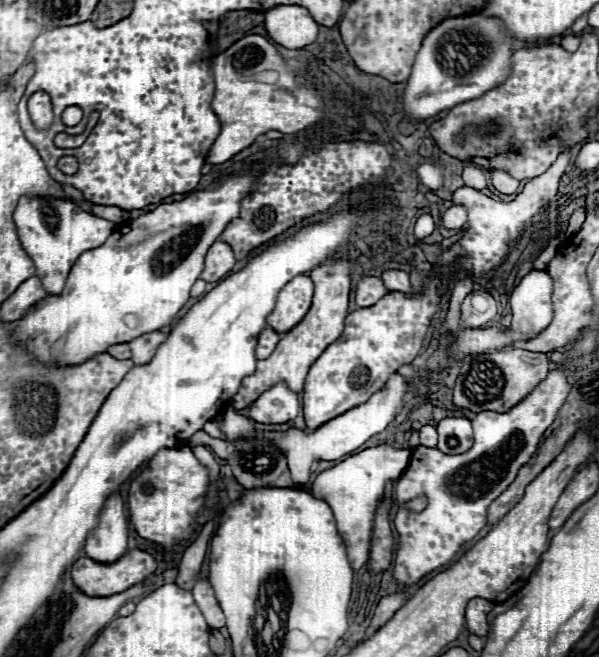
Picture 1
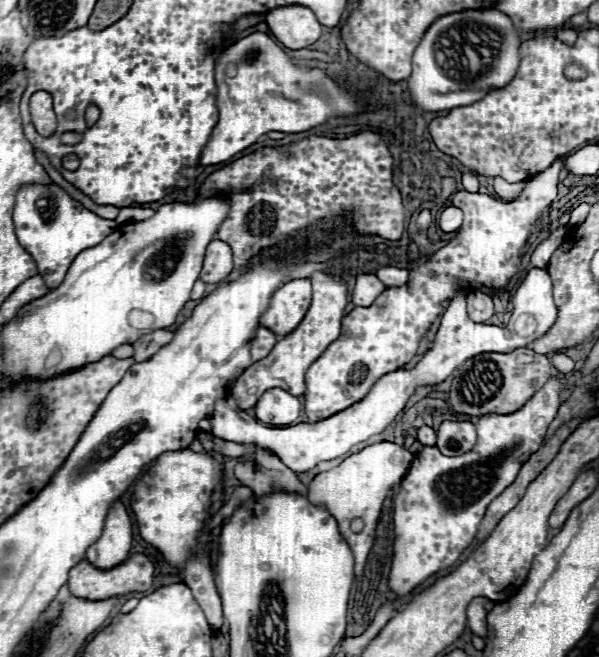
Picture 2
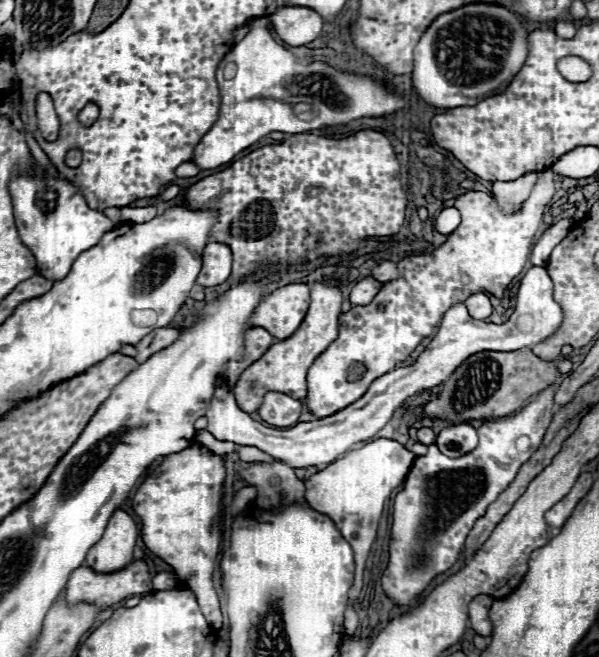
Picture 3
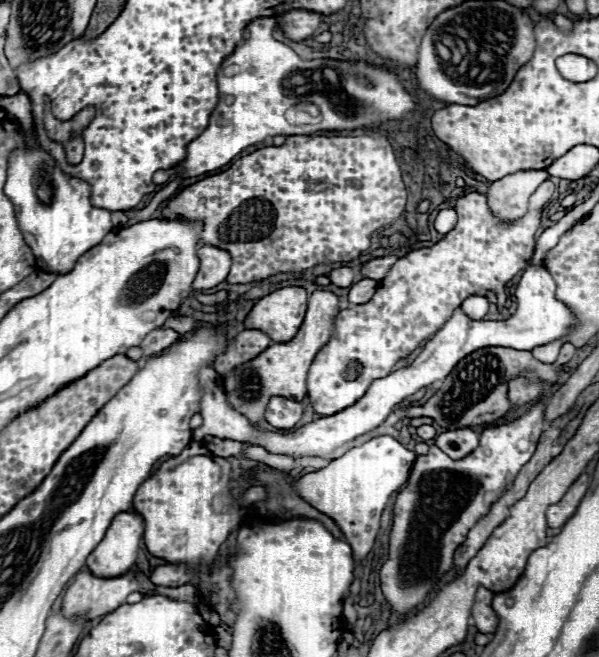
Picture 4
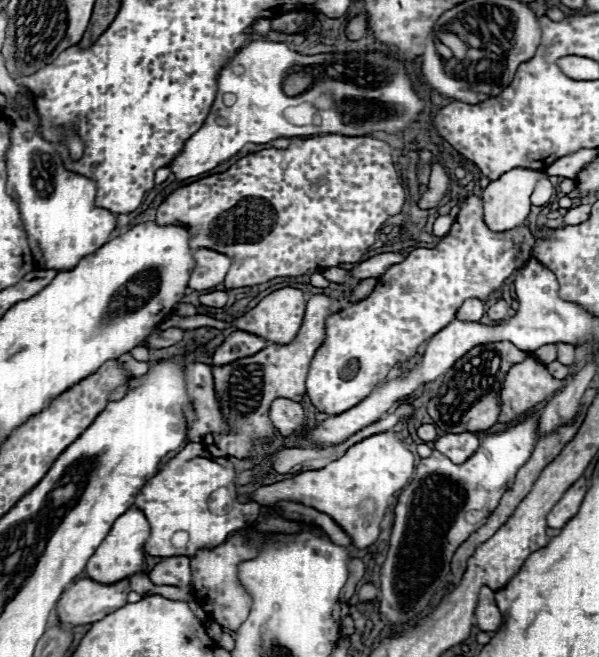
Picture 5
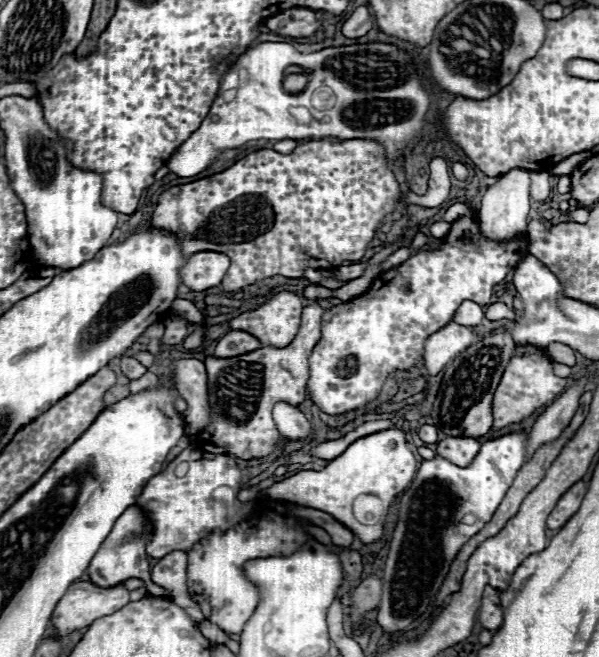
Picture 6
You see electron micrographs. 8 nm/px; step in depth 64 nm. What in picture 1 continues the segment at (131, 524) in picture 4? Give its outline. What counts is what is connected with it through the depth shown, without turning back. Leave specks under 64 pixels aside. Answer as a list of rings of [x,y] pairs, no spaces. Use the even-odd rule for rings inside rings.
[[[118,492],[110,494],[98,514],[98,526],[90,532],[84,544],[86,556],[92,560],[118,560],[128,548],[128,530],[124,502]]]

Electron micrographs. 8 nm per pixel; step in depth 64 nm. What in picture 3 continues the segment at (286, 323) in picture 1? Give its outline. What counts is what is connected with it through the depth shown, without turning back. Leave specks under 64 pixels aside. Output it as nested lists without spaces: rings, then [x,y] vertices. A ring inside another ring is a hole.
[[[286,284],[268,294],[252,316],[252,326],[266,328],[274,338],[284,340],[302,324],[310,304],[308,284]]]

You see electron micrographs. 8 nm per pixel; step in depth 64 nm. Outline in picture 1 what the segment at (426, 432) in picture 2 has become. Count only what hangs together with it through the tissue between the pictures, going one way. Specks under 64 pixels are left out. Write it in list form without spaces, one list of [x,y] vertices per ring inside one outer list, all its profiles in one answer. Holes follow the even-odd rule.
[[[424,426],[420,428],[420,444],[426,446],[426,448],[434,448],[438,442],[438,436],[436,436],[436,428],[434,426]]]

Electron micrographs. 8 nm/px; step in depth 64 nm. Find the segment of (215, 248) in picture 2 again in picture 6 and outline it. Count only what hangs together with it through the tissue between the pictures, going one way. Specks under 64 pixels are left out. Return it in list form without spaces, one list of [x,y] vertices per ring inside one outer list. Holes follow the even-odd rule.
[[[196,252],[182,268],[182,280],[190,290],[208,290],[222,282],[228,266],[228,256],[220,252]]]

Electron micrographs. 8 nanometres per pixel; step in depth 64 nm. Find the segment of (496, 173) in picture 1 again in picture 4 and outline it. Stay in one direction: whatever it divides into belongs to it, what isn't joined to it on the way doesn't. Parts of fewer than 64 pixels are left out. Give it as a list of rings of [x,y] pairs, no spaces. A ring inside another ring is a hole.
[[[516,172],[496,180],[488,188],[488,206],[500,220],[516,220],[526,214],[530,194],[548,178],[548,172]]]

